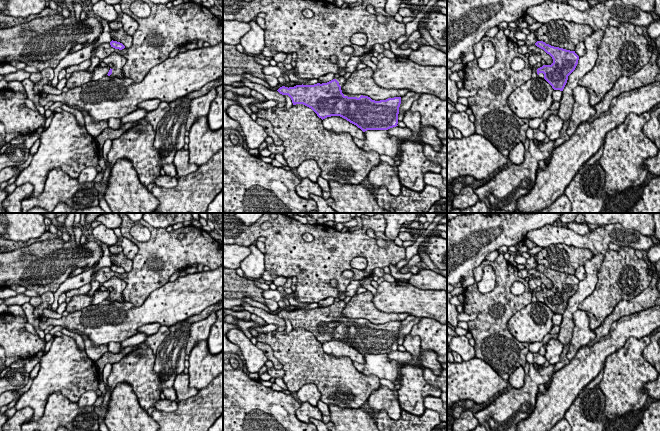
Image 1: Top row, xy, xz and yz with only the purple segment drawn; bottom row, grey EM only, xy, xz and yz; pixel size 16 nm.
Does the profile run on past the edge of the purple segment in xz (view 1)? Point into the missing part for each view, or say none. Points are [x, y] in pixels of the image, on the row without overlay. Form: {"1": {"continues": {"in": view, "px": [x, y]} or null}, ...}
{"1": {"continues": {"in": "xz", "px": [341, 303]}}}

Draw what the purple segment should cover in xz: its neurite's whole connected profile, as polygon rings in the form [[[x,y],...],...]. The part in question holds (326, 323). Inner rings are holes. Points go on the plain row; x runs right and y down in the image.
[[[344,300],[334,302],[327,307],[314,309],[296,309],[294,311],[280,311],[277,315],[282,319],[288,319],[293,329],[303,328],[311,332],[322,344],[331,340],[340,340],[356,349],[363,356],[367,354],[388,354],[398,350],[398,338],[401,321],[388,322],[375,325],[368,320],[348,321],[342,317],[341,311],[346,307]]]

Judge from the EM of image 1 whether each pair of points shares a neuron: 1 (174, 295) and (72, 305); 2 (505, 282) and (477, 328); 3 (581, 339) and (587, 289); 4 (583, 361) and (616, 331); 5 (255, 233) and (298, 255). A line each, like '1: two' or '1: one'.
1: two
2: one
3: two
4: one
5: one

